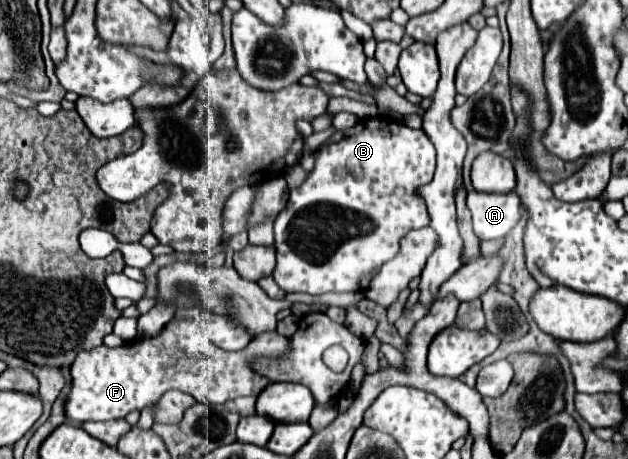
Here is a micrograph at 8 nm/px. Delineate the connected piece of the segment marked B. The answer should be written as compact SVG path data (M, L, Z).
M381 116L375 118L363 118L359 120L353 128L343 130L343 132L335 132L327 142L323 142L319 146L319 150L315 152L315 168L309 172L309 176L305 178L305 182L297 188L291 190L289 194L289 202L287 206L281 210L281 214L275 220L275 250L277 250L277 266L273 270L273 278L275 282L285 290L285 292L307 292L307 294L325 294L325 292L363 292L371 278L375 276L375 272L381 268L383 262L391 260L391 256L395 256L395 252L399 250L399 238L405 236L409 230L417 230L417 228L425 228L429 224L429 214L427 214L427 206L425 200L419 196L419 188L423 184L427 184L433 178L435 172L435 148L431 144L431 140L427 138L427 134L423 130L413 130L405 124L399 122L387 122L387 120L379 120Z

